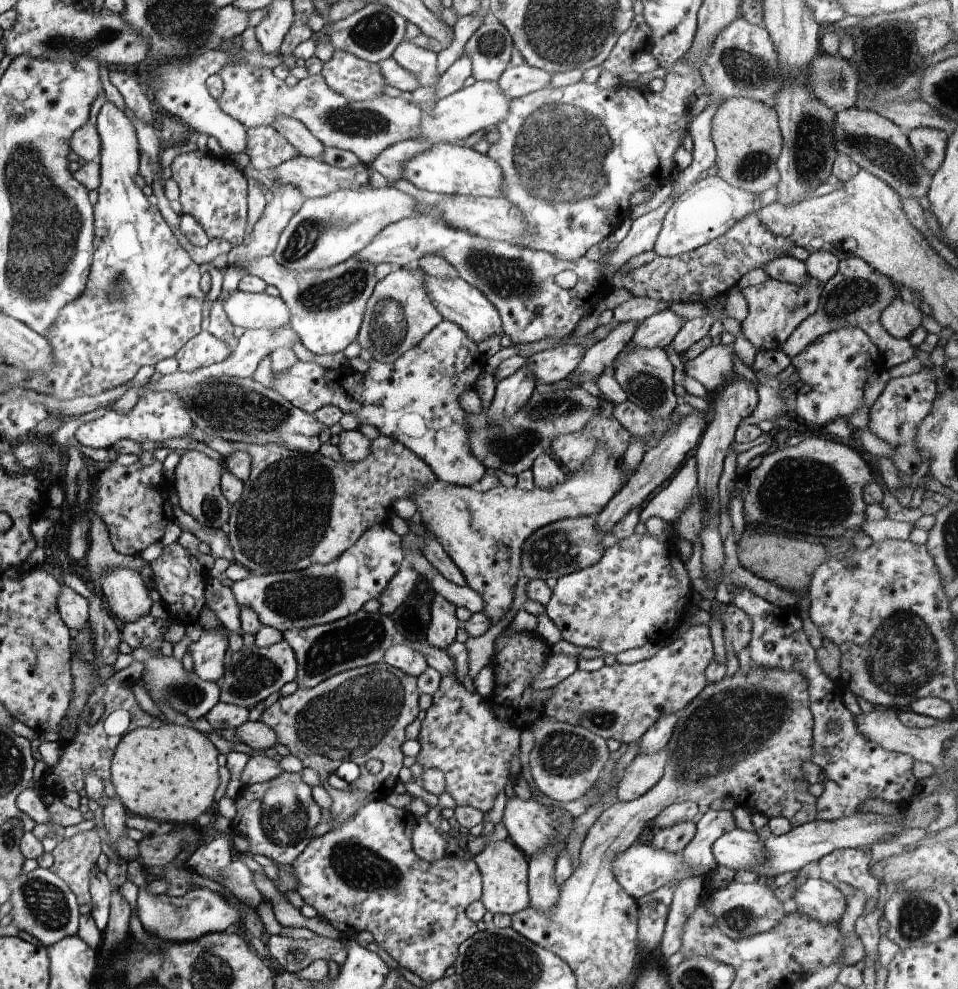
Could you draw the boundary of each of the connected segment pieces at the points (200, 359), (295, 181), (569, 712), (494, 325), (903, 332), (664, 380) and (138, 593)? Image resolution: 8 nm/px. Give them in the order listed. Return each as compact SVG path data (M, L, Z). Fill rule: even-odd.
M201 331L195 338L186 342L186 345L175 353L174 358L178 362L179 371L194 373L215 363L222 363L231 356L224 342L210 332Z
M298 156L280 164L272 177L284 185L298 186L305 199L310 199L324 197L339 189L368 188L370 167L364 165L360 168L342 169L338 166L329 166L319 159Z
M685 625L685 629L677 640L662 647L650 660L632 665L616 663L593 672L577 669L550 689L551 694L543 703L544 716L571 726L582 726L605 741L614 739L627 745L636 742L663 715L678 714L707 686L705 671L715 658L709 625Z
M425 274L425 288L443 319L456 323L476 345L492 336L501 338L505 334L498 310L478 288L468 285L463 279L443 280Z
M896 296L890 305L880 314L880 326L892 337L902 339L921 326L923 308L916 308L914 304Z
M631 342L617 355L611 370L613 378L618 382L624 394L628 396L629 402L655 418L669 417L674 412L680 398L674 394L673 375L675 370L668 359L666 350L638 347Z
M116 567L100 576L106 606L120 625L138 621L153 606L150 590L134 568Z

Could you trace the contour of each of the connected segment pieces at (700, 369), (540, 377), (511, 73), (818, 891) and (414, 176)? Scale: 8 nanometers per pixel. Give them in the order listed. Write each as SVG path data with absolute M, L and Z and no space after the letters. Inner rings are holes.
M716 344L693 360L684 360L685 374L704 386L707 391L718 391L734 380L733 346Z
M560 346L534 353L525 360L526 371L534 378L536 384L550 386L564 379L579 366L584 348L576 346Z
M526 64L513 68L509 66L497 81L502 94L510 99L518 99L528 94L550 88L552 74Z
M810 878L798 886L793 898L798 910L806 912L810 918L822 924L840 922L847 908L844 894L821 878Z
M438 143L431 149L412 156L402 170L402 178L416 188L440 194L463 195L464 197L503 197L505 190L502 170L497 162L485 154L479 154L472 148Z

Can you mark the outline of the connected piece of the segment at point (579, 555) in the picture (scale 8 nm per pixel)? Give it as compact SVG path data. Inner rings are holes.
M597 517L566 518L536 530L522 546L521 572L530 579L561 578L593 566L605 552L603 536L597 530Z

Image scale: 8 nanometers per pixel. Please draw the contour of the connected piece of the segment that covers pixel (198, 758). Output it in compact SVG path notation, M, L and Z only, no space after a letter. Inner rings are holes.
M162 722L158 728L136 728L118 742L114 758L112 758L110 772L112 785L116 791L115 796L126 810L130 810L136 816L159 823L172 823L176 828L184 828L184 826L186 829L191 828L195 825L196 819L210 812L216 803L220 768L217 762L218 755L219 751L207 735L194 728L176 726L167 722Z

